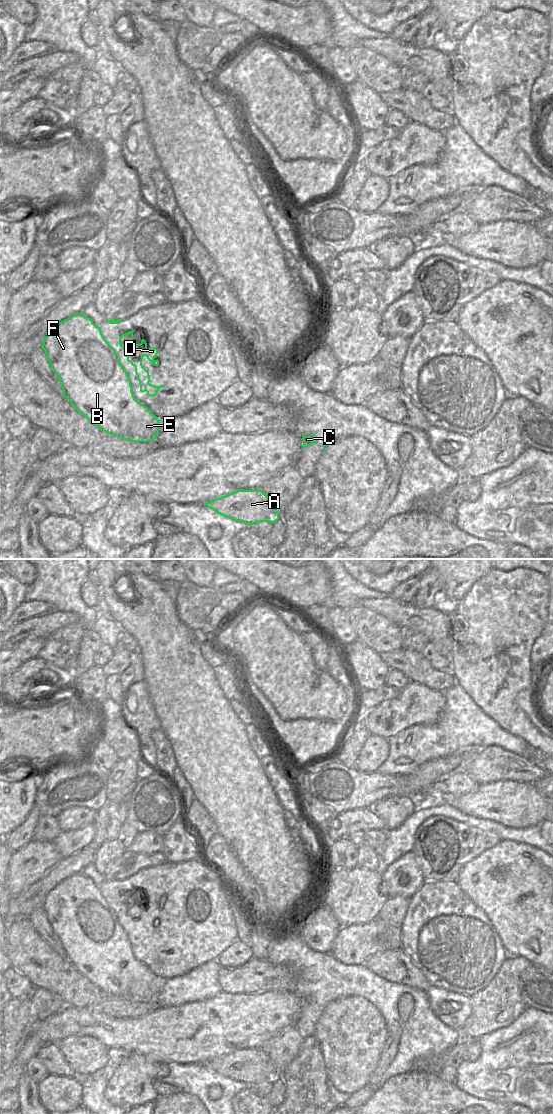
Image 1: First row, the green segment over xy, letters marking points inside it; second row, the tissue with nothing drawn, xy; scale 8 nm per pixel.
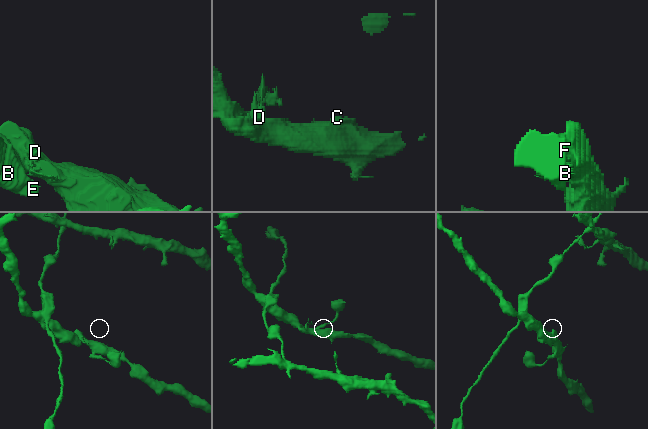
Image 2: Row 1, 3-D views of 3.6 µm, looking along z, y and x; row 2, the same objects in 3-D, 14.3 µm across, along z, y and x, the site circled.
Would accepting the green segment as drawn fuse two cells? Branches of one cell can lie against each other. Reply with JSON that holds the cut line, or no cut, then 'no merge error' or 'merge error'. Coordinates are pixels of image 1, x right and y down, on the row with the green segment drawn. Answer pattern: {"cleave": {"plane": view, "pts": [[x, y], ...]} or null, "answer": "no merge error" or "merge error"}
{"cleave": null, "answer": "no merge error"}

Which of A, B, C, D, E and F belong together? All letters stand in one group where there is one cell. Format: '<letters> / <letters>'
A B C D E F

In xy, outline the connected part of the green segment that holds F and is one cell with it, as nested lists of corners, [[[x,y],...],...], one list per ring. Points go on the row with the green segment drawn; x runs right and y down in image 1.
[[[80,312],[60,322],[47,334],[41,347],[61,383],[63,396],[89,422],[112,436],[119,436],[122,440],[152,442],[156,439],[162,420],[158,420],[146,406],[135,399],[131,380],[123,368],[119,355],[105,340],[101,327],[96,326],[90,318]]]

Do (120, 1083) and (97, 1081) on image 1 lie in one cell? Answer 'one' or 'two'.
two

